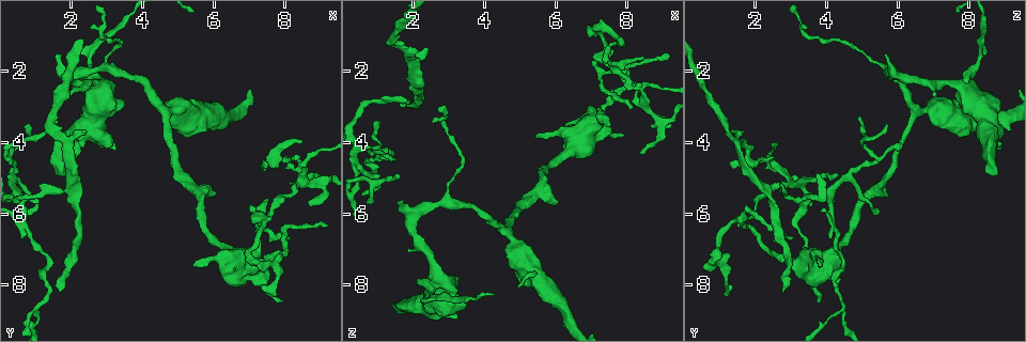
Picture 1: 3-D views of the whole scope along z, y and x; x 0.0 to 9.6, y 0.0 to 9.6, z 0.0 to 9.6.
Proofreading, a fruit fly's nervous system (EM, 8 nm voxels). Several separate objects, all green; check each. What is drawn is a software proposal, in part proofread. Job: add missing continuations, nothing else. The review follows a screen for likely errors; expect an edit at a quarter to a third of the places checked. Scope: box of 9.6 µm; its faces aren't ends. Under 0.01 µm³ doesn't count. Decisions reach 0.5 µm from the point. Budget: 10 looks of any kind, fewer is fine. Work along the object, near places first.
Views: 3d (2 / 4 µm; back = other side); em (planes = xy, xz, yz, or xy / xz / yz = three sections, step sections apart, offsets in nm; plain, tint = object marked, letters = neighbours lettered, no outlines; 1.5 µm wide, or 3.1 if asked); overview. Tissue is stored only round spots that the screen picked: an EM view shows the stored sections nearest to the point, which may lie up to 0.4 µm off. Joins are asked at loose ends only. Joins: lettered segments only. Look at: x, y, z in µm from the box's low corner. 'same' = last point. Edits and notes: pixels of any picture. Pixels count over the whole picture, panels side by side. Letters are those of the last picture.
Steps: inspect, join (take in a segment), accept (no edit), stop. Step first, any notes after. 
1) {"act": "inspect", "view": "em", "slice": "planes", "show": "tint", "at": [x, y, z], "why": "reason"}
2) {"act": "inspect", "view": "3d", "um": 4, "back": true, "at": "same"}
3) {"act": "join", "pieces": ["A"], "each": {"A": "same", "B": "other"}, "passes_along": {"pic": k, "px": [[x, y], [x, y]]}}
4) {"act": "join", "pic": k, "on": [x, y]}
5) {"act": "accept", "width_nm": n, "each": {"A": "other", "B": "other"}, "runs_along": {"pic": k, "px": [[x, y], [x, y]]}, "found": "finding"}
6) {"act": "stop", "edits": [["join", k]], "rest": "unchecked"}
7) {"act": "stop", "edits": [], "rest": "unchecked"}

{"act": "inspect", "view": "3d", "um": 2, "at": [7.50, 4.55, 1.35], "why": "an open end"}

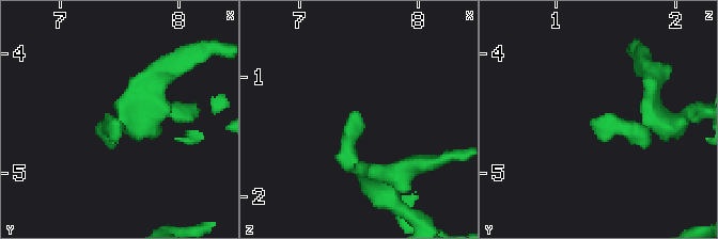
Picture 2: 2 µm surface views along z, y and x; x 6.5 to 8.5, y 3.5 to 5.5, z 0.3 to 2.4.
{"act": "inspect", "view": "em", "slice": "planes", "show": "letters", "at": [7.50, 4.56, 1.32]}

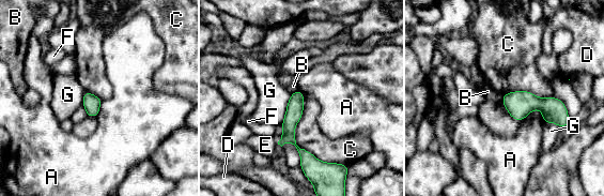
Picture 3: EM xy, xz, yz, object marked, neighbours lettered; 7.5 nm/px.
{"act": "accept", "width_nm": 120, "longest_contact_nm": ["C", 600], "each": {"A": "other", "B": "other", "C": "other", "D": "other", "E": "other", "F": "other", "G": "other"}, "found": "none of them fits"}

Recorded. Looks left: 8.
{"act": "inspect", "view": "em", "slice": "xz", "step": 4, "show": "tint", "at": [8.65, 5.70, 3.65], "why": "free end"}

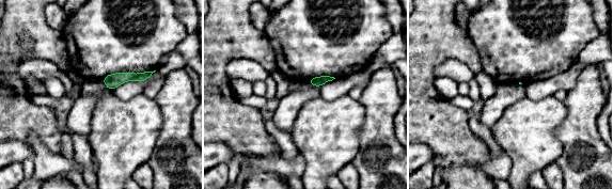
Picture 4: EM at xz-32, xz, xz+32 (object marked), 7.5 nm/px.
{"act": "inspect", "view": "em", "slice": "planes", "show": "letters", "at": "same", "why": "another direction"}

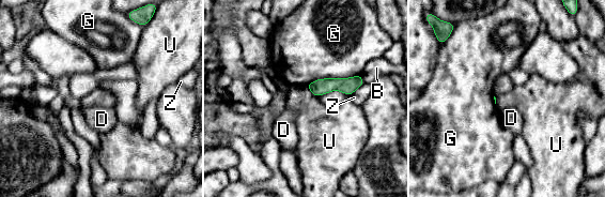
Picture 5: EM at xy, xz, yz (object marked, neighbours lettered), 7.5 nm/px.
{"act": "accept", "longest_contact_nm": ["G", 440], "each": {"B": "other", "D": "other", "G": "other", "U": "other", "Z": "other"}, "found": "none of them fits"}

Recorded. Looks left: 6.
{"act": "inspect", "view": "em", "slice": "xy", "step": 4, "show": "letters", "at": [7.30, 8.00, 1.30]}

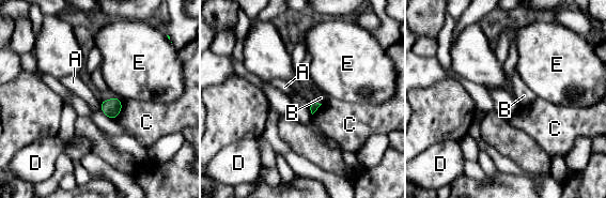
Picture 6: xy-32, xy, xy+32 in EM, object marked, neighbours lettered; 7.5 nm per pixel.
{"act": "accept", "each": {"A": "other", "B": "other", "C": "other", "D": "other", "E": "other"}, "border": {"pic": 6, "px": [[99, 102], [100, 109]]}, "found": "none of them fits"}

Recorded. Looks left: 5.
{"act": "inspect", "view": "em", "slice": "planes", "show": "letters", "at": [2.40, 3.70, 1.40], "why": "free end"}

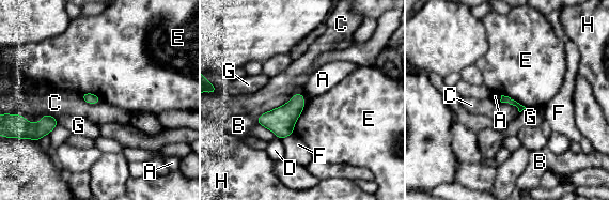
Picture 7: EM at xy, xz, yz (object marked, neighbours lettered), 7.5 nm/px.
{"act": "accept", "each": {"A": "other", "B": "other", "C": "other", "D": "other", "E": "other", "F": "other", "G": "other", "H": "other"}, "found": "no lettered segment goes on from it"}

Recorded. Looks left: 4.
{"act": "stop", "edits": [], "rest": "unchecked"}

